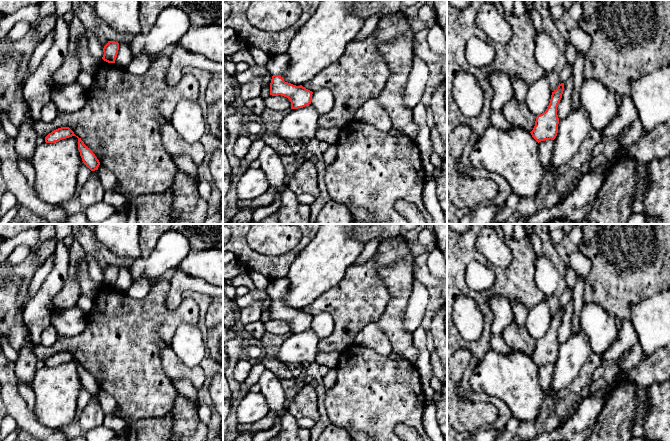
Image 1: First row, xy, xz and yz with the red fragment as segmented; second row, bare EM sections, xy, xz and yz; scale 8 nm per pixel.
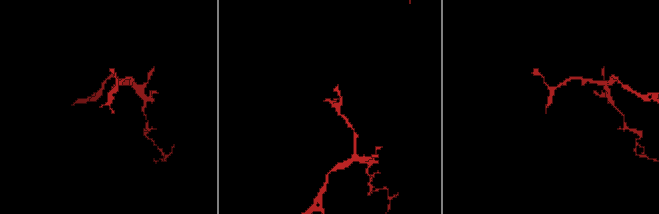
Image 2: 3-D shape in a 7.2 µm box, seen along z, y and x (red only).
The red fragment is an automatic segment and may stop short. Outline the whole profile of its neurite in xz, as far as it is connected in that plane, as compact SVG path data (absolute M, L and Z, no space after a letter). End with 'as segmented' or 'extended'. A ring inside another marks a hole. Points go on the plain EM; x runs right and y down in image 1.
M287 276L270 280L265 290L269 297L273 299L270 307L270 319L287 321L291 326L291 333L303 332L311 328L313 316L302 309L296 310L284 305L281 300L287 294L288 289L289 279Z; extended

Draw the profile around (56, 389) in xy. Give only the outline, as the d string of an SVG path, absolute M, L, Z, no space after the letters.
M76 360L38 369L31 390L36 397L34 414L41 425L52 429L69 425L74 420L82 388Z

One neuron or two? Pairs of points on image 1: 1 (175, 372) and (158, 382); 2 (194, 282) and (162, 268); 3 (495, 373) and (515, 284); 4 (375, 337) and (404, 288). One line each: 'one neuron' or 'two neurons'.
1: two neurons
2: two neurons
3: two neurons
4: two neurons

